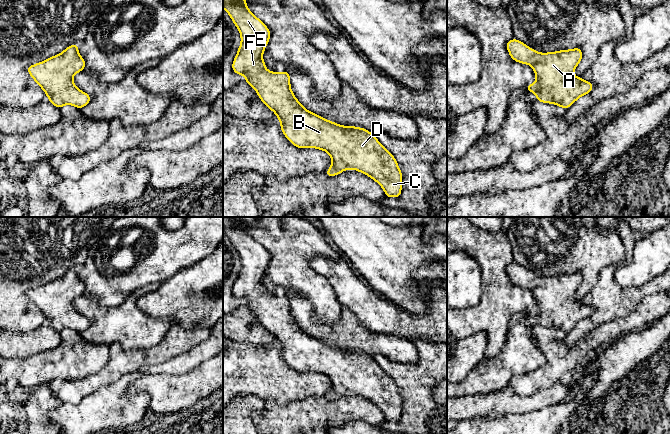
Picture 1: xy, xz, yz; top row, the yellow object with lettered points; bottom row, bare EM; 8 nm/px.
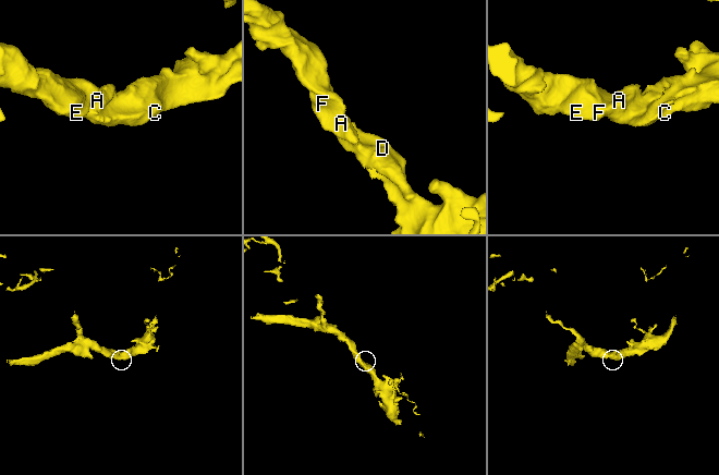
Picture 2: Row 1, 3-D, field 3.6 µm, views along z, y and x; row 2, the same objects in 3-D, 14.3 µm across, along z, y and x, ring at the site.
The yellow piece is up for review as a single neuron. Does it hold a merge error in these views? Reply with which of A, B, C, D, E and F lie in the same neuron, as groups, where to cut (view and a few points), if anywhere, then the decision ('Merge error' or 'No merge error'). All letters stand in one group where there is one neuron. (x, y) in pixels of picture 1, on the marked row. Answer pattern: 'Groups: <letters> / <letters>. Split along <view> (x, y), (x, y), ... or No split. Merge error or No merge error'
Groups: A B C D E F. No split. No merge error

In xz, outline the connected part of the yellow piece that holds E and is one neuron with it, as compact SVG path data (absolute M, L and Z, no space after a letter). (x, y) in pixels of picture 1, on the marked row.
M223 0L223 8L230 15L241 35L241 44L233 61L236 74L245 76L245 81L257 92L262 102L280 120L281 130L296 147L312 147L326 151L332 159L327 176L335 176L347 169L354 169L374 179L387 197L399 197L402 188L402 173L394 156L386 150L376 137L364 128L345 127L326 120L306 110L296 99L290 87L288 71L274 73L265 69L262 55L270 39L270 30L246 6L246 0Z

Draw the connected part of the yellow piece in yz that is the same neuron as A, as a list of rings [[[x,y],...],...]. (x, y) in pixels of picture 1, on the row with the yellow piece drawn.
[[[517,39],[507,42],[506,47],[514,61],[533,67],[536,82],[525,89],[535,93],[537,101],[556,104],[565,109],[579,97],[591,92],[591,82],[573,75],[582,59],[580,48],[539,53]]]

